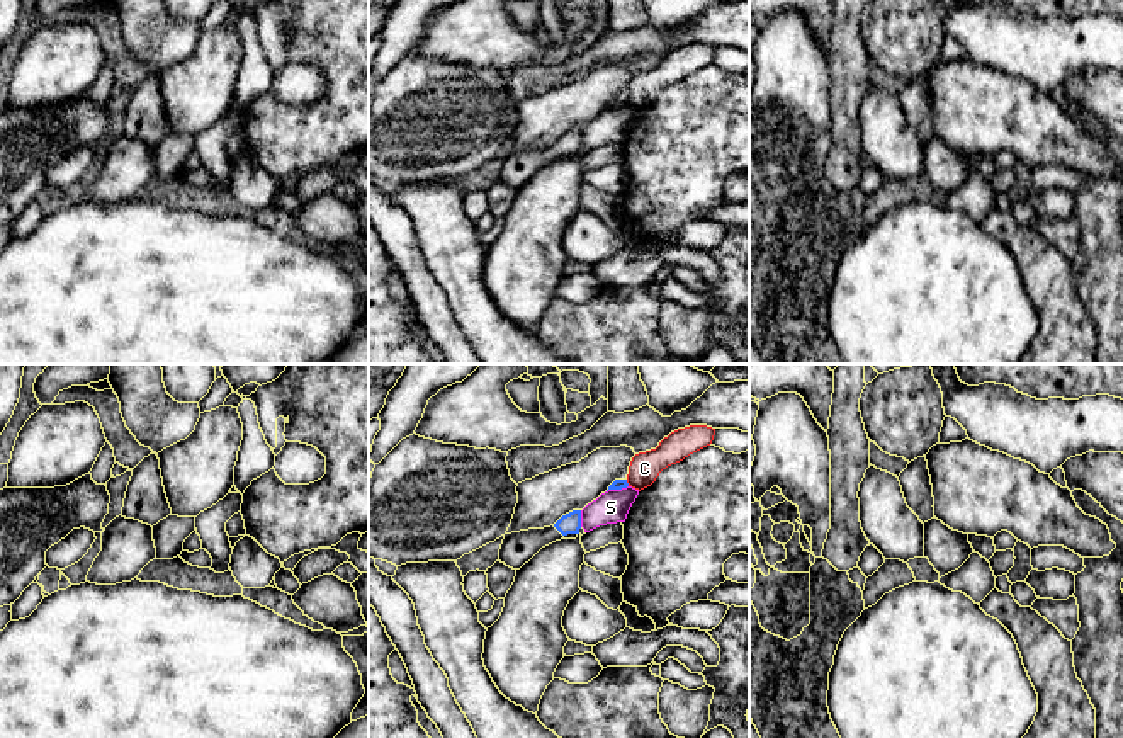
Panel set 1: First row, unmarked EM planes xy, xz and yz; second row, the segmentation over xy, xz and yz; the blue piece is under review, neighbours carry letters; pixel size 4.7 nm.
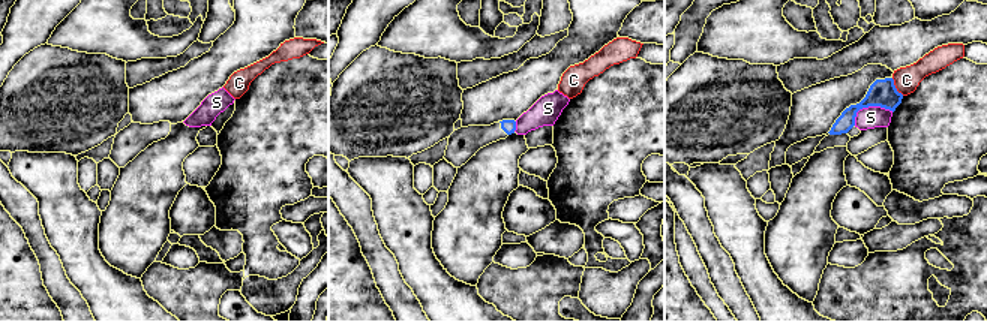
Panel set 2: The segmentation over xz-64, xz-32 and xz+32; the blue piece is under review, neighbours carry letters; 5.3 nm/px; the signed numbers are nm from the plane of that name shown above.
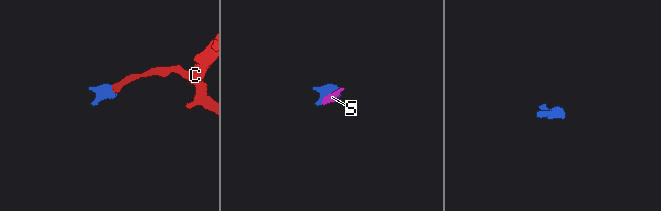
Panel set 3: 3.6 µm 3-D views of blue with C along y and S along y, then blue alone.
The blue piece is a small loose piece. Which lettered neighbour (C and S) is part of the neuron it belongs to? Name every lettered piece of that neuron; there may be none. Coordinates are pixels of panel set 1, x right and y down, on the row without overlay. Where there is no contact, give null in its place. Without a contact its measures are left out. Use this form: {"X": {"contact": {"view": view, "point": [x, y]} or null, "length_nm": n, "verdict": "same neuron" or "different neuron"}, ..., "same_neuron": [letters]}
{"C": {"contact": {"view": "xz", "point": [627, 102]}, "length_nm": 40, "verdict": "different neuron"}, "S": {"contact": {"view": "xz", "point": [580, 138]}, "length_nm": 80, "verdict": "different neuron"}, "same_neuron": []}

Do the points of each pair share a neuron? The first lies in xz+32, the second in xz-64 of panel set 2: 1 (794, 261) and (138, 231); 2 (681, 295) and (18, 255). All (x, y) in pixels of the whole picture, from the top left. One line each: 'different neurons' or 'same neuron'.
1: same neuron
2: same neuron

